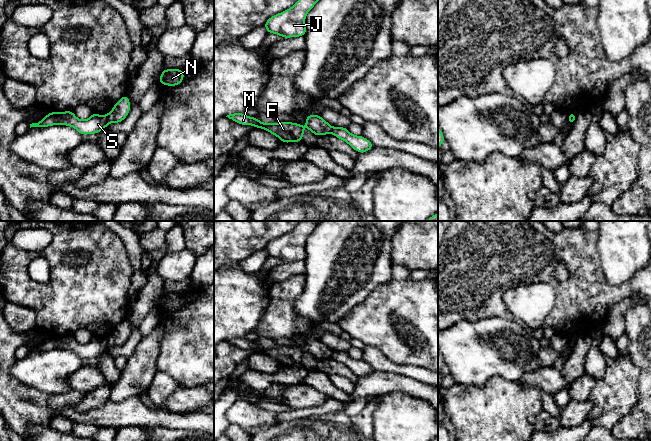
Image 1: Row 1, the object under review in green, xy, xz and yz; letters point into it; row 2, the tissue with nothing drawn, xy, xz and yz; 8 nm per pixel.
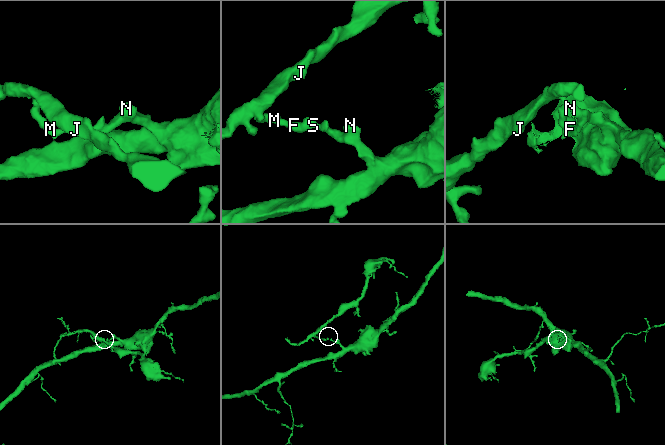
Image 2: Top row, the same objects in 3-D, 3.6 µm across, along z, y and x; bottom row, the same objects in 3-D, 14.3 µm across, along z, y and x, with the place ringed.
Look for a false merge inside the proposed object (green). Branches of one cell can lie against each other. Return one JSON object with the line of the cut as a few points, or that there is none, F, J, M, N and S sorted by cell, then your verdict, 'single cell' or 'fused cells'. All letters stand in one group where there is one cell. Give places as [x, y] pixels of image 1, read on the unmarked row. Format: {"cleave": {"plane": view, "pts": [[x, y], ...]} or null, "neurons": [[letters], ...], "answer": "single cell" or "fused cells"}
{"cleave": {"plane": "xy", "pts": [[106, 339], [109, 346]]}, "neurons": [["F", "J", "M", "S"], ["N"]], "answer": "fused cells"}

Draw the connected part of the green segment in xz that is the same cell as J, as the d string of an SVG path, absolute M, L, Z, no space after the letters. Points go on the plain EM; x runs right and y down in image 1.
M301 221L291 232L270 241L264 251L283 262L305 260L307 237L323 221Z

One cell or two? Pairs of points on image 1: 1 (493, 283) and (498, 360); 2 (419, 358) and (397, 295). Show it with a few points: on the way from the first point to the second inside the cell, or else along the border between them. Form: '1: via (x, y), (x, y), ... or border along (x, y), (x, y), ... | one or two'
1: border along (472, 321), (504, 317), (518, 323) | two
2: via (406, 349), (396, 339), (389, 325), (387, 313) | one

